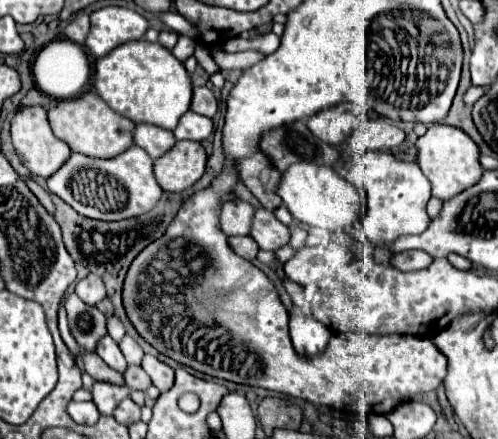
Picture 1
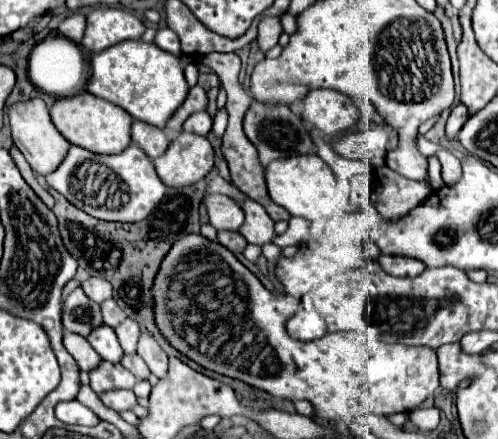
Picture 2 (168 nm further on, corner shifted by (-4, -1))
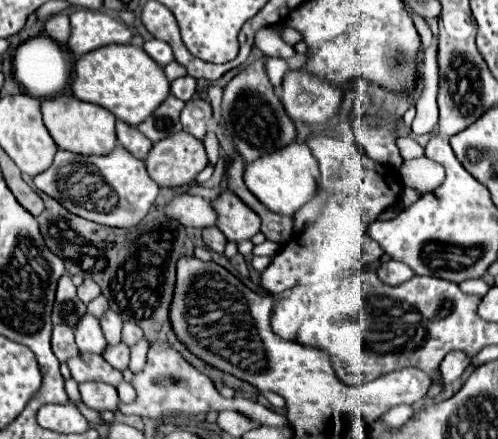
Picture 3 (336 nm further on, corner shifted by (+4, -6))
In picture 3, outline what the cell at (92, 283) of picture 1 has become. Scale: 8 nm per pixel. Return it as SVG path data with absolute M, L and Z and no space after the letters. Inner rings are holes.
M84 279L84 283L78 287L78 297L84 303L90 303L92 299L96 299L100 295L100 287L92 281L92 279Z

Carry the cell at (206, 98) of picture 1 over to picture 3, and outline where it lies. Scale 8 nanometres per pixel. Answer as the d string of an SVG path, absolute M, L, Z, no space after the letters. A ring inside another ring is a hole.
M168 95L164 99L164 103L160 103L160 107L148 119L144 119L144 123L138 125L138 129L152 143L156 143L172 133L178 133L182 129L182 123L180 123L182 107L184 107L184 101L176 99L174 95Z

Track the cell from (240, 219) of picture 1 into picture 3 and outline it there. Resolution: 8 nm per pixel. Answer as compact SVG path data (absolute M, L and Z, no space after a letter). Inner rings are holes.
M188 193L174 197L166 205L164 215L168 215L168 219L176 219L184 227L204 229L216 225L216 213L212 209L212 203Z

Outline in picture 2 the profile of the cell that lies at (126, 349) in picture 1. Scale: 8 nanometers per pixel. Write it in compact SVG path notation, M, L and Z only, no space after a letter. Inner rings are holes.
M126 318L118 328L116 328L116 334L118 334L118 340L120 340L120 346L124 350L124 354L134 354L136 352L136 342L140 338L140 328L134 320Z

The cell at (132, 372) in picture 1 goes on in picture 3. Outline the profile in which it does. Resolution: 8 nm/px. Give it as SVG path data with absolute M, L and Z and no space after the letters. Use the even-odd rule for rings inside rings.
M120 341L116 347L106 345L102 357L104 357L114 369L124 369L124 367L128 367L128 361L130 361L130 349L128 349L126 343Z

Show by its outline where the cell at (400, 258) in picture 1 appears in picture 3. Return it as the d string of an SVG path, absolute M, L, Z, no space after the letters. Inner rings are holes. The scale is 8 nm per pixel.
M394 259L382 263L382 265L376 269L376 273L378 273L378 277L380 277L384 283L388 283L388 285L400 285L400 283L404 283L404 281L408 281L408 279L414 277L414 271L412 271L412 269L408 269L404 263L394 261Z

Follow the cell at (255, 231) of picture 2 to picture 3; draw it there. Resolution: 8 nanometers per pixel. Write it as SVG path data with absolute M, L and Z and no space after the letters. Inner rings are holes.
M224 189L212 207L216 211L216 227L226 235L228 241L238 243L260 231L260 217L232 191Z

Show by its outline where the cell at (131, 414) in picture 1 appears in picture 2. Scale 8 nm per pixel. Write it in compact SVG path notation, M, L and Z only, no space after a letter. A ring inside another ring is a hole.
M110 390L110 392L102 394L100 400L102 400L108 408L112 408L112 410L116 410L116 412L132 410L132 408L138 404L132 390Z

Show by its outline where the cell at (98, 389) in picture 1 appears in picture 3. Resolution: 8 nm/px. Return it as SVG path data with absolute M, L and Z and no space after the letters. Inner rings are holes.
M76 355L72 359L68 359L68 367L72 377L78 383L84 381L104 381L110 385L118 385L118 381L122 379L122 373L116 371L112 365L108 365L102 355Z

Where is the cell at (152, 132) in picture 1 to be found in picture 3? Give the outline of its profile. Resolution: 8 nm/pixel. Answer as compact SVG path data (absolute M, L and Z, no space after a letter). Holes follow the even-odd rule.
M124 121L116 123L116 137L118 137L118 143L122 147L126 147L138 159L146 159L148 151L152 149L152 141L148 141L146 135L142 135L136 127L132 127Z

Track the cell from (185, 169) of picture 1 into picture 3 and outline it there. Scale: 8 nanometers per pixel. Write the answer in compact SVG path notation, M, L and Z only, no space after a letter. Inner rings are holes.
M180 131L158 141L144 163L148 175L160 187L180 187L196 179L196 175L208 165L208 157L202 141Z

